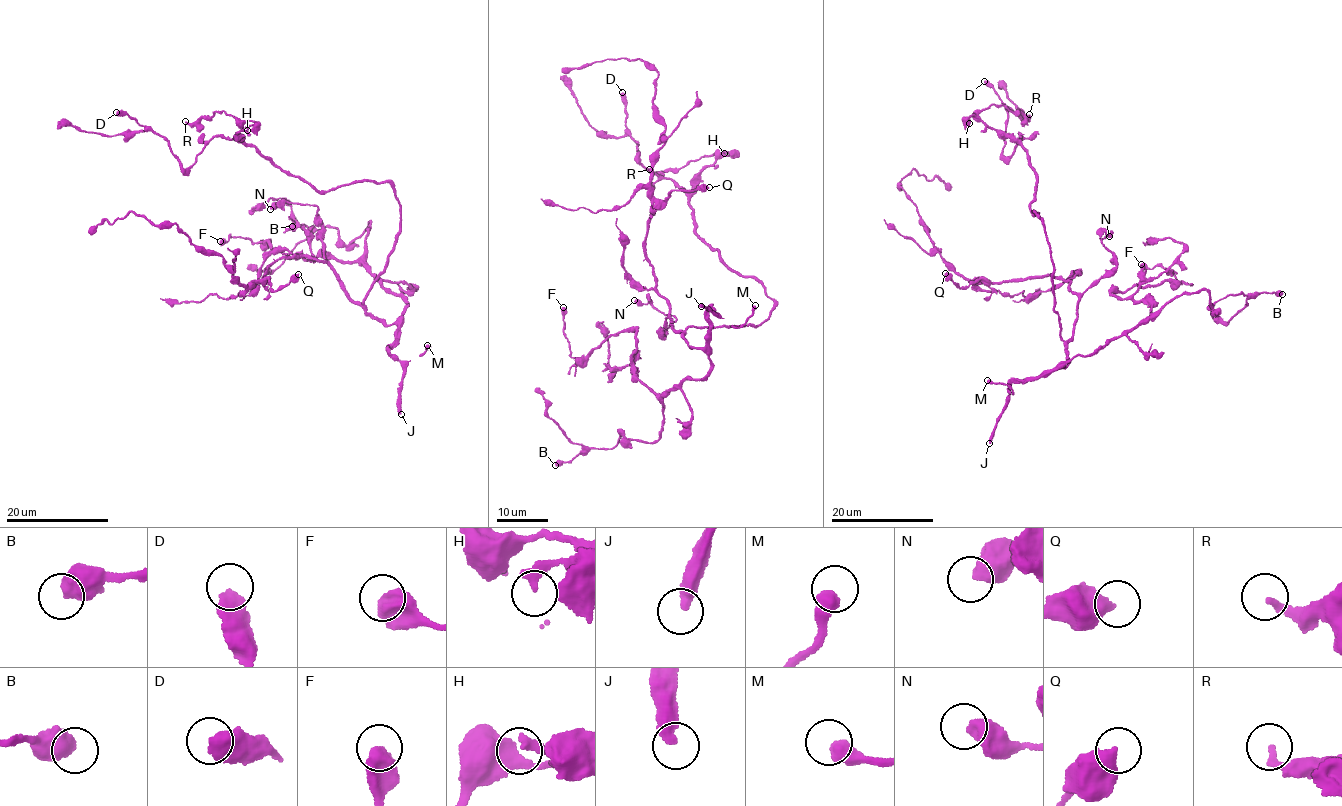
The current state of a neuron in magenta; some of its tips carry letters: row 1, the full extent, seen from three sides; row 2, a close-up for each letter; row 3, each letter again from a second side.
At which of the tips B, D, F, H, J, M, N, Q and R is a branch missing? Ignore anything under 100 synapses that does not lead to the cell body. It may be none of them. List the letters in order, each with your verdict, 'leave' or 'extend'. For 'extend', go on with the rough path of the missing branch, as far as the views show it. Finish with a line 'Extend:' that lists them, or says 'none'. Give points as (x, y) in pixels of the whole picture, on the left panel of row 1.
B: leave
D: leave
F: leave
H: leave
J: leave
M: extend | (427, 345), (414, 273), (366, 260), (312, 191), (154, 138), (131, 108), (143, 88)
N: leave
Q: leave
R: leave
Extend: M

